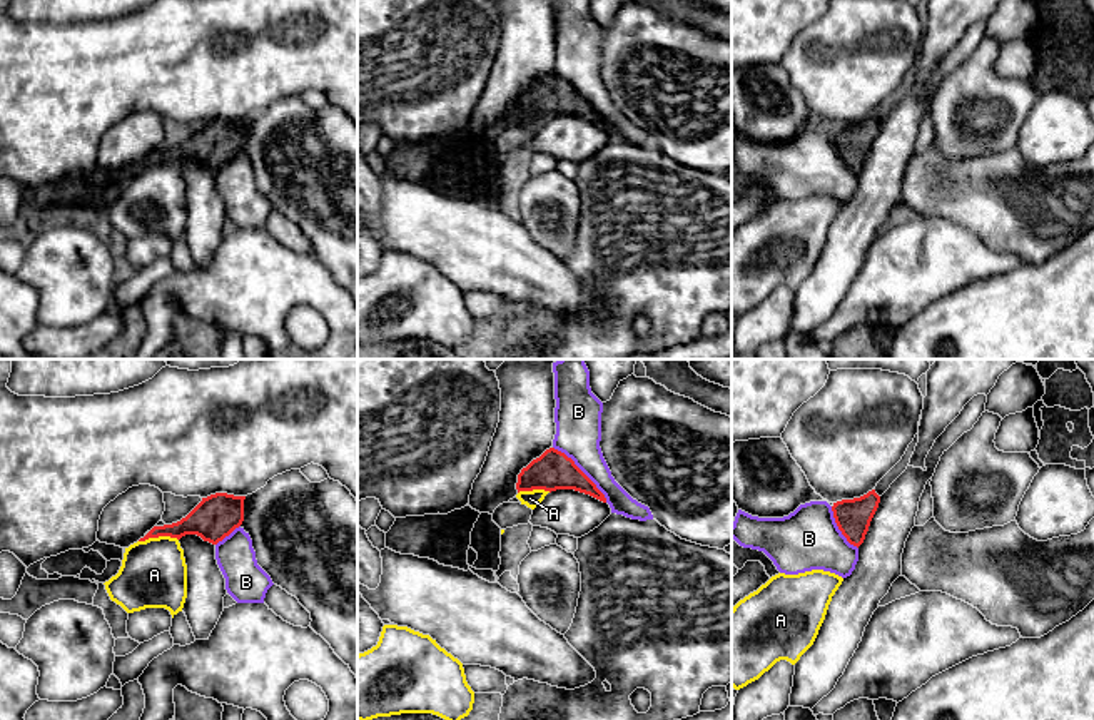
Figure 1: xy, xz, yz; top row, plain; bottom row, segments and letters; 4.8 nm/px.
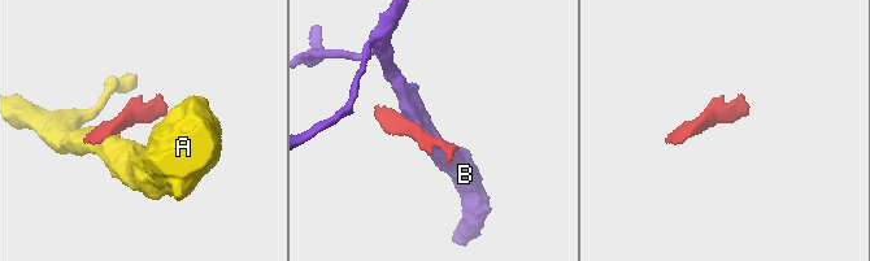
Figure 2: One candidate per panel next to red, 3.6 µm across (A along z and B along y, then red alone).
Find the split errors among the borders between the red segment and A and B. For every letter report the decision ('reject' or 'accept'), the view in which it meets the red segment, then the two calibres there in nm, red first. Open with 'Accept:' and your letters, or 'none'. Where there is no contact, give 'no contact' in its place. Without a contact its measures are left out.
Accept: none
A: reject | xy | 170/320 nm
B: reject | xz | 190/220 nm

